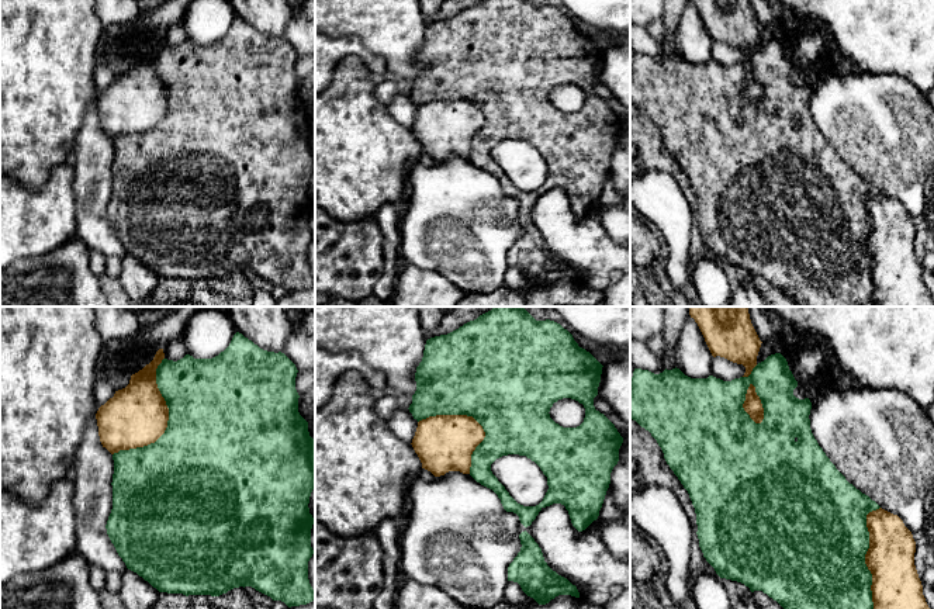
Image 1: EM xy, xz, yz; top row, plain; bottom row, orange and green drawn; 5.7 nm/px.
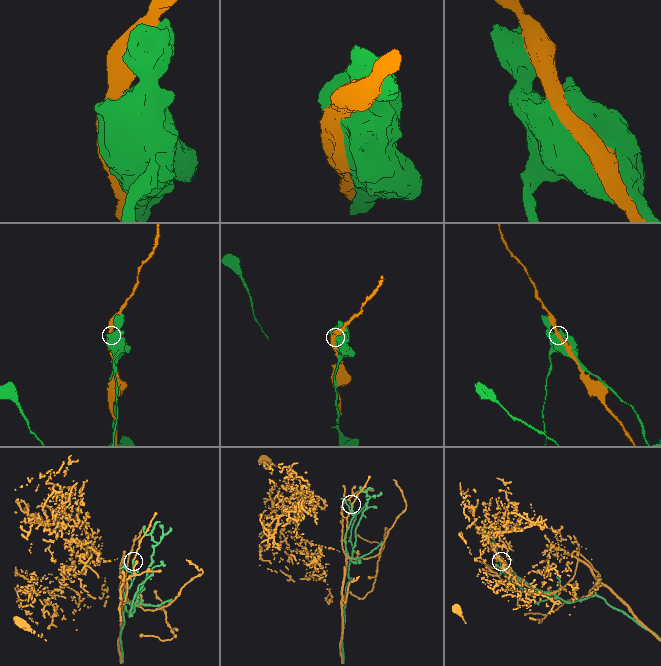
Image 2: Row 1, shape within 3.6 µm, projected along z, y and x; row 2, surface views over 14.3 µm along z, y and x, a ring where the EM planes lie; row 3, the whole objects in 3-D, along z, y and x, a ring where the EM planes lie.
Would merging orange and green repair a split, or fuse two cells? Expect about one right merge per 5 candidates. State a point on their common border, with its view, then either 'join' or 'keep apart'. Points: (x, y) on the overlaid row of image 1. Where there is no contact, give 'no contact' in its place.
contact xy (168, 419); keep apart

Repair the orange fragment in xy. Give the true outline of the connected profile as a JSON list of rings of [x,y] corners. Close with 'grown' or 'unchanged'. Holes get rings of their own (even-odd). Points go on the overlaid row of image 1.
[[[159,349],[149,364],[131,376],[125,388],[115,391],[114,397],[98,408],[96,419],[100,442],[111,454],[148,446],[165,433],[169,408],[156,384],[156,368],[163,359],[163,349]]] | unchanged

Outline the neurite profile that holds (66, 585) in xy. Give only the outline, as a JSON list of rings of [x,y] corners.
[[[77,551],[44,571],[18,574],[0,586],[0,609],[103,609],[90,582],[91,565]]]

